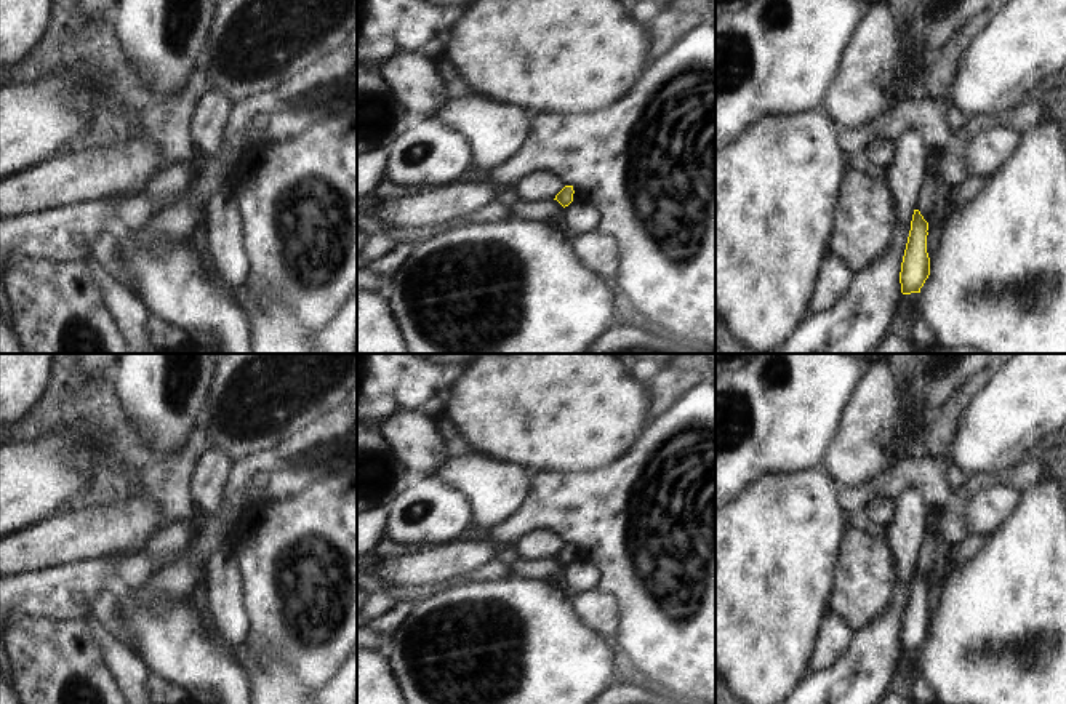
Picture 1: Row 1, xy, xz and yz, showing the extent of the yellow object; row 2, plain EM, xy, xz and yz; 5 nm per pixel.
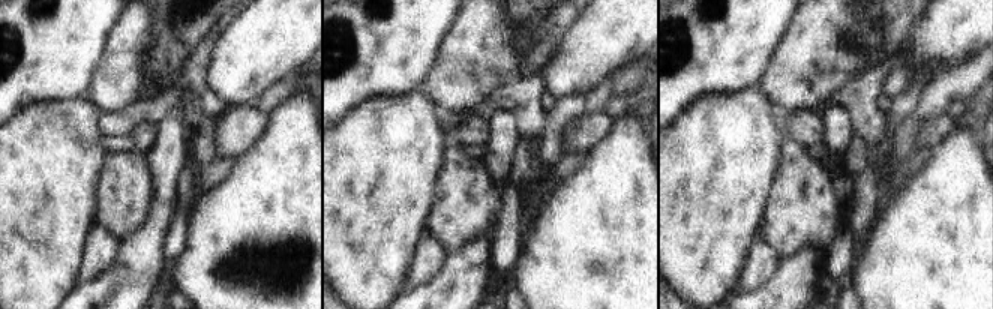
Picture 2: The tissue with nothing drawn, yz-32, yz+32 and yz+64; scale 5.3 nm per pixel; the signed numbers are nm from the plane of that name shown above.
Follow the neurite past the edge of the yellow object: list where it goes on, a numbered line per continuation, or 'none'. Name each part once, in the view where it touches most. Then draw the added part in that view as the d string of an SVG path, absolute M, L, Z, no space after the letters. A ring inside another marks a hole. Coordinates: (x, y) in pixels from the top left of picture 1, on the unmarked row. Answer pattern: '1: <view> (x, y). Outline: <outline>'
none.

